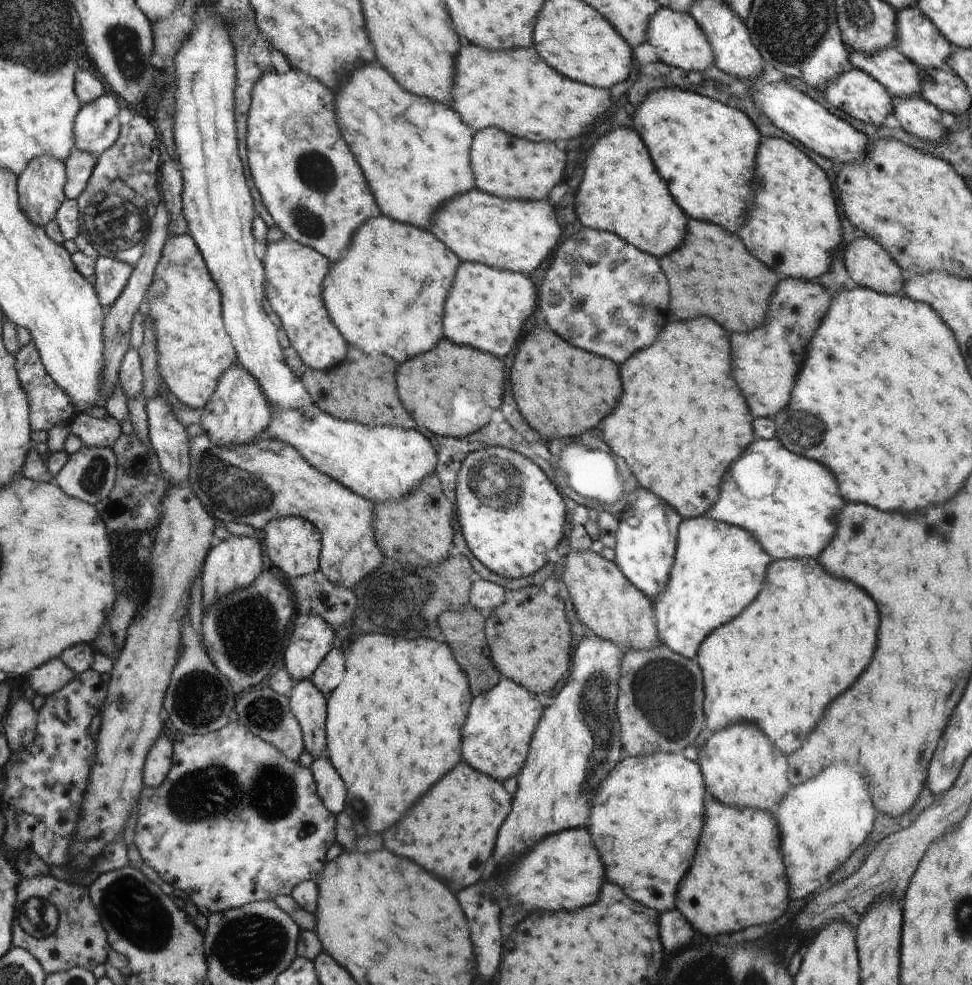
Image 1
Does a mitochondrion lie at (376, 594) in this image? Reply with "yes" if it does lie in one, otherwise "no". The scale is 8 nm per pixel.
yes

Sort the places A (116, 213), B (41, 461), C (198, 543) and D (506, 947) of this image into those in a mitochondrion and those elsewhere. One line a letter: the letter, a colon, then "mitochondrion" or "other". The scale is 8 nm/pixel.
A: mitochondrion
B: other
C: other
D: other

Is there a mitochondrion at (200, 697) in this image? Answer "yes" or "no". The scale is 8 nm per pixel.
yes

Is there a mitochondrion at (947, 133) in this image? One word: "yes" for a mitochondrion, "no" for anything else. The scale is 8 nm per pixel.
no

